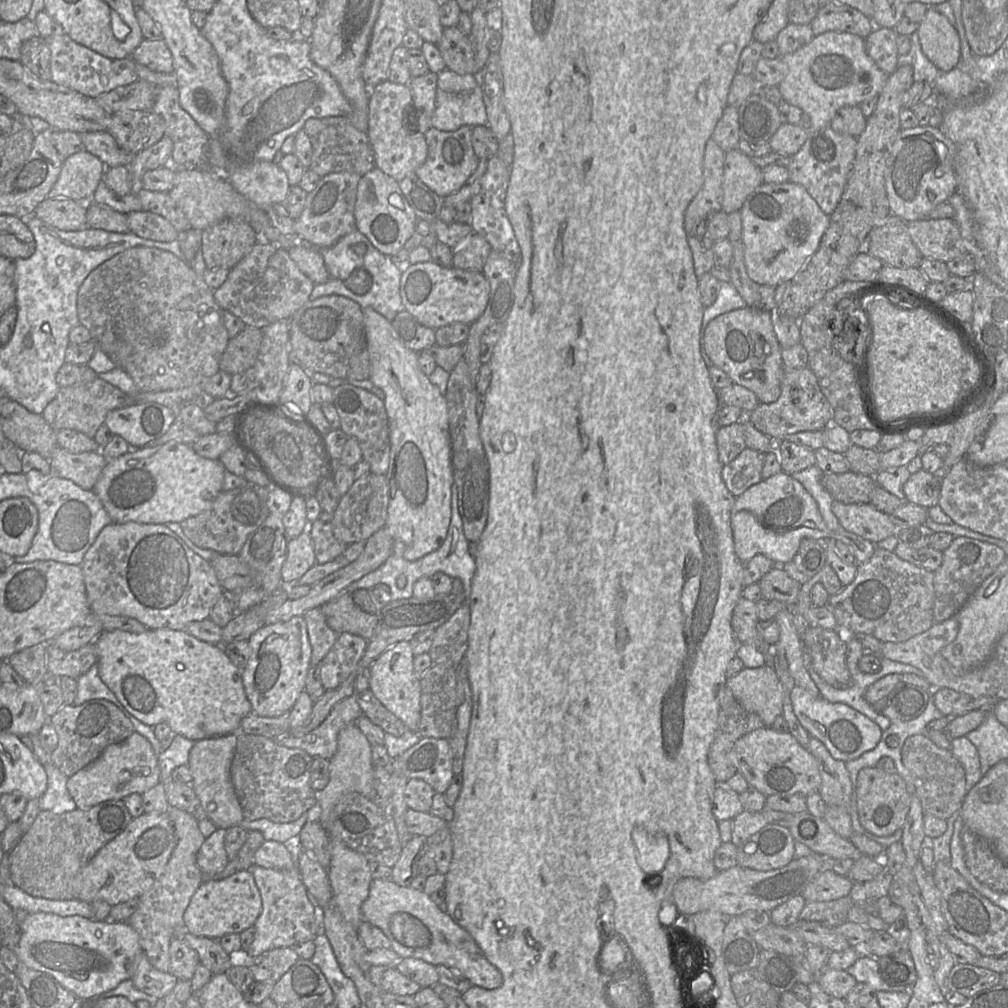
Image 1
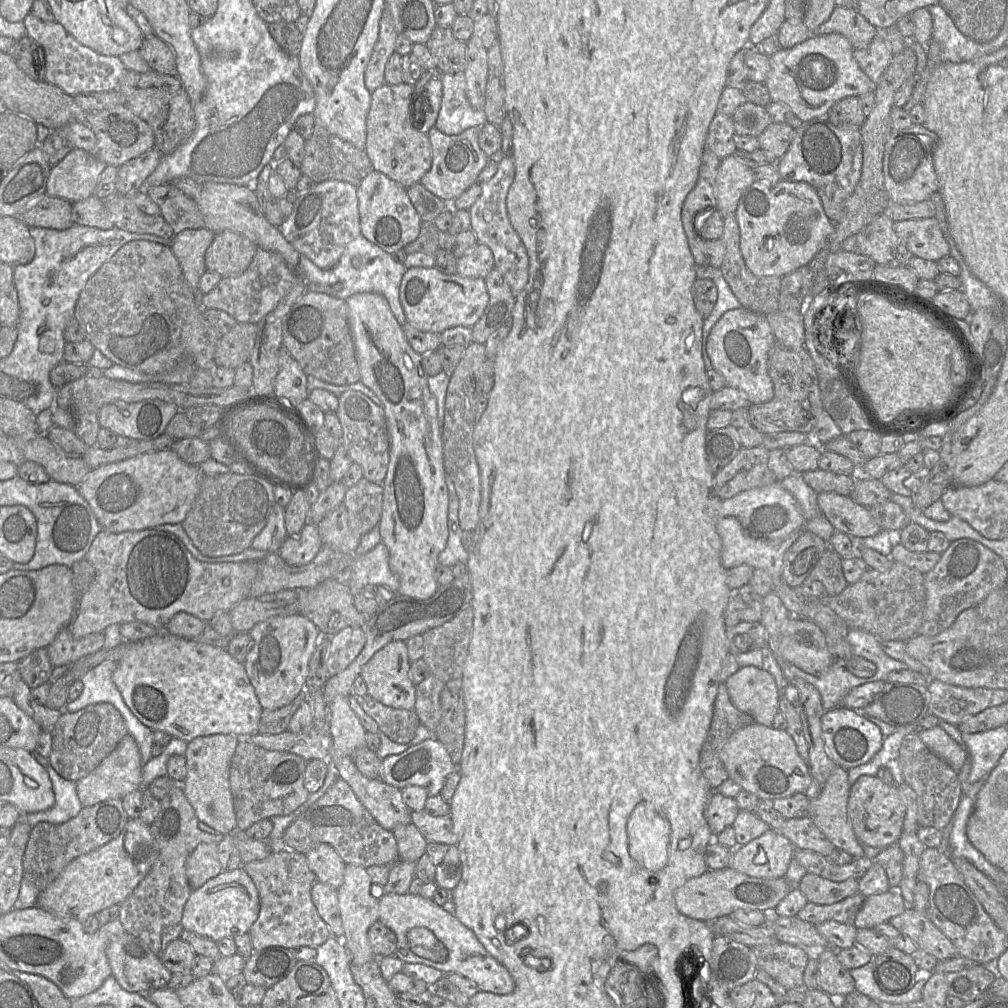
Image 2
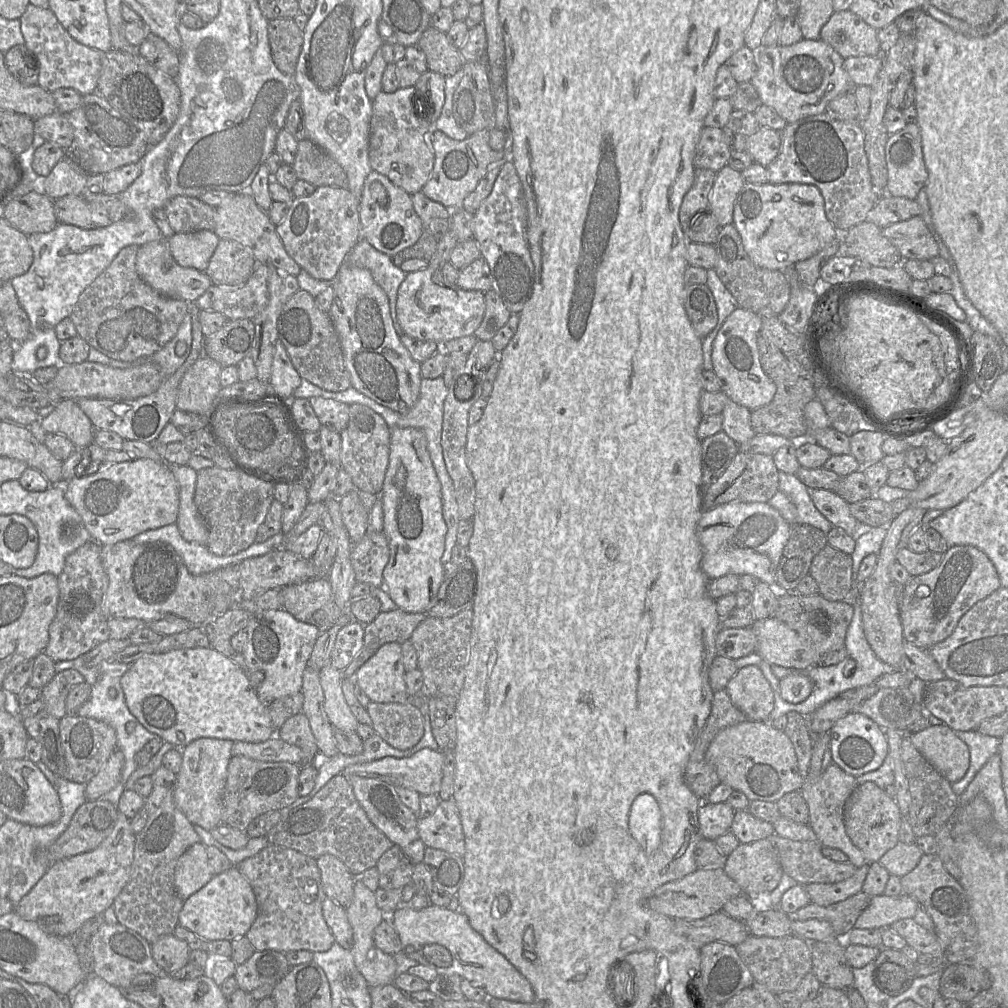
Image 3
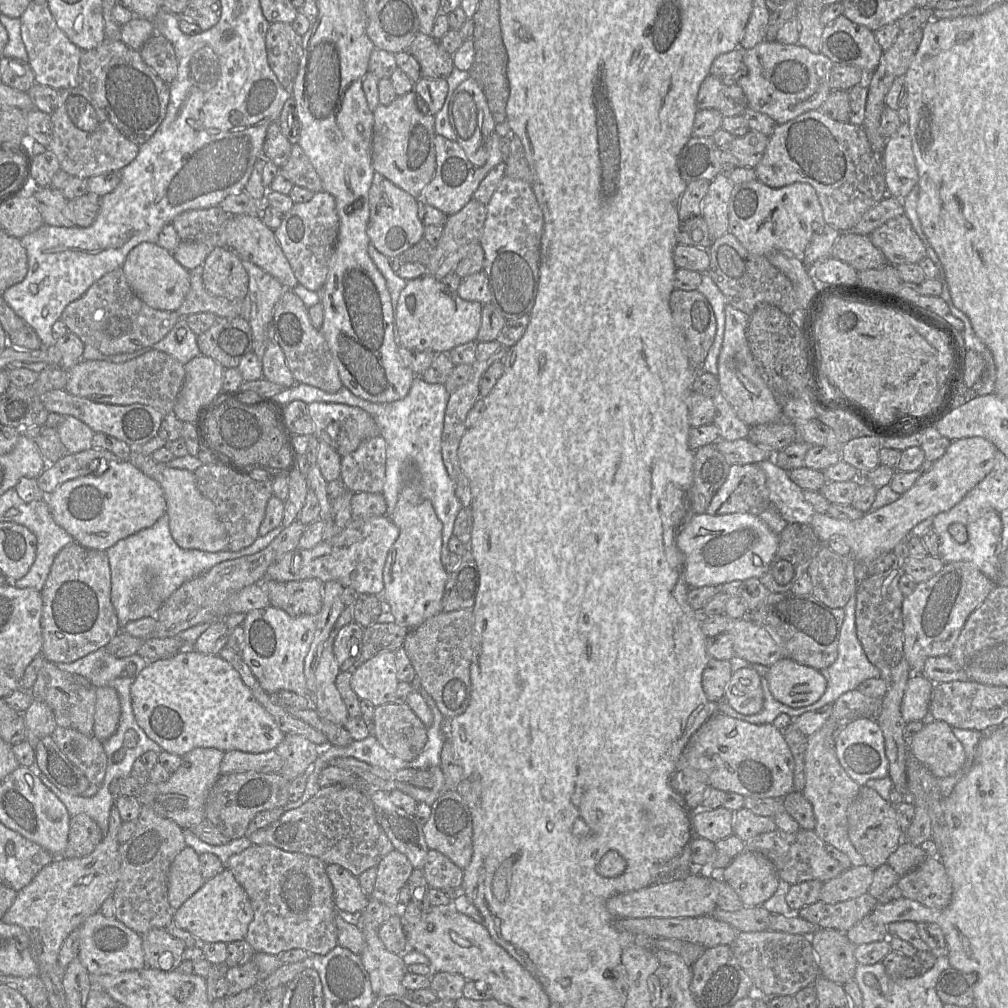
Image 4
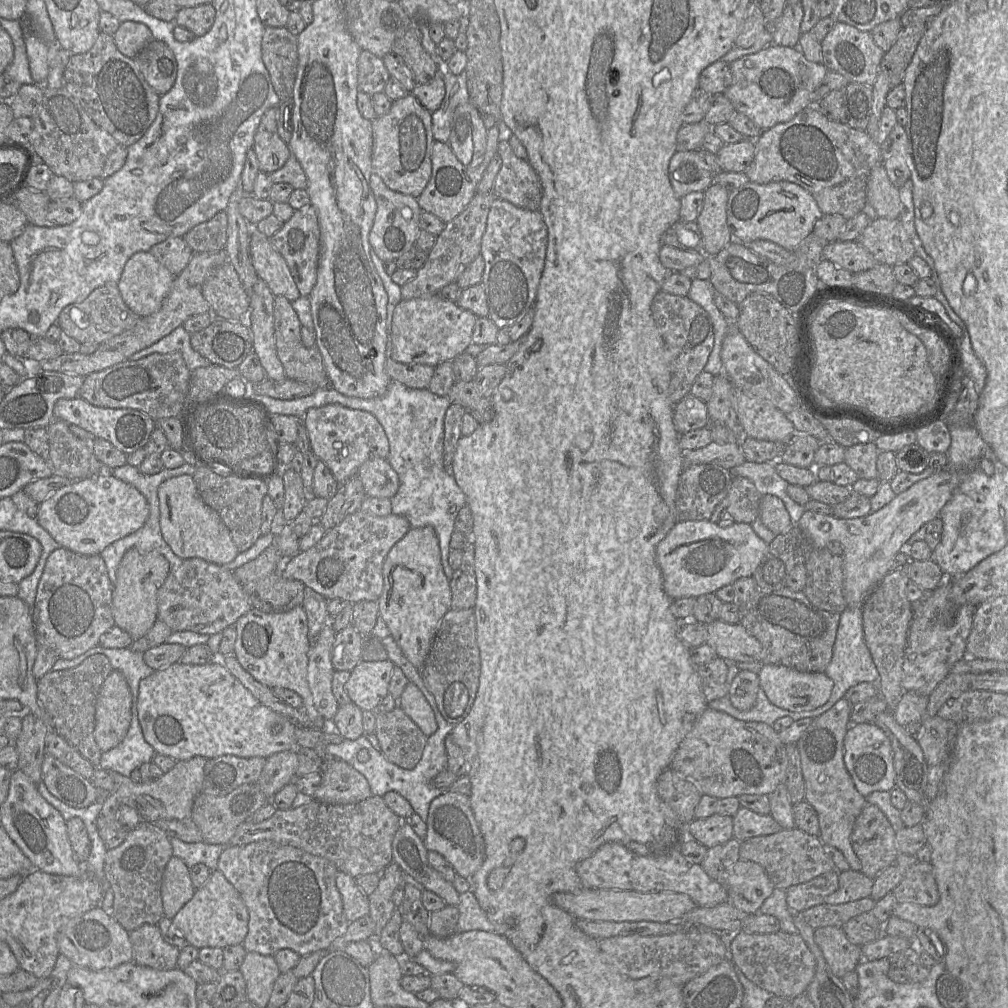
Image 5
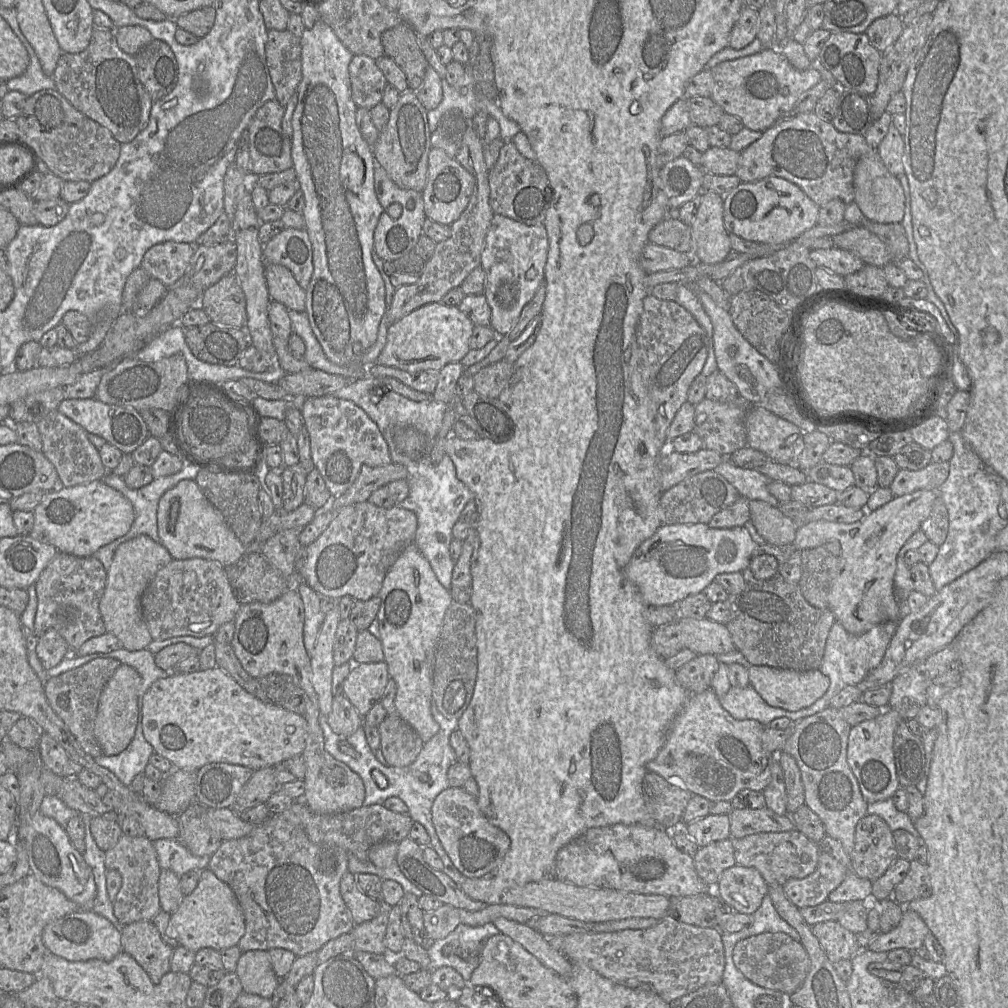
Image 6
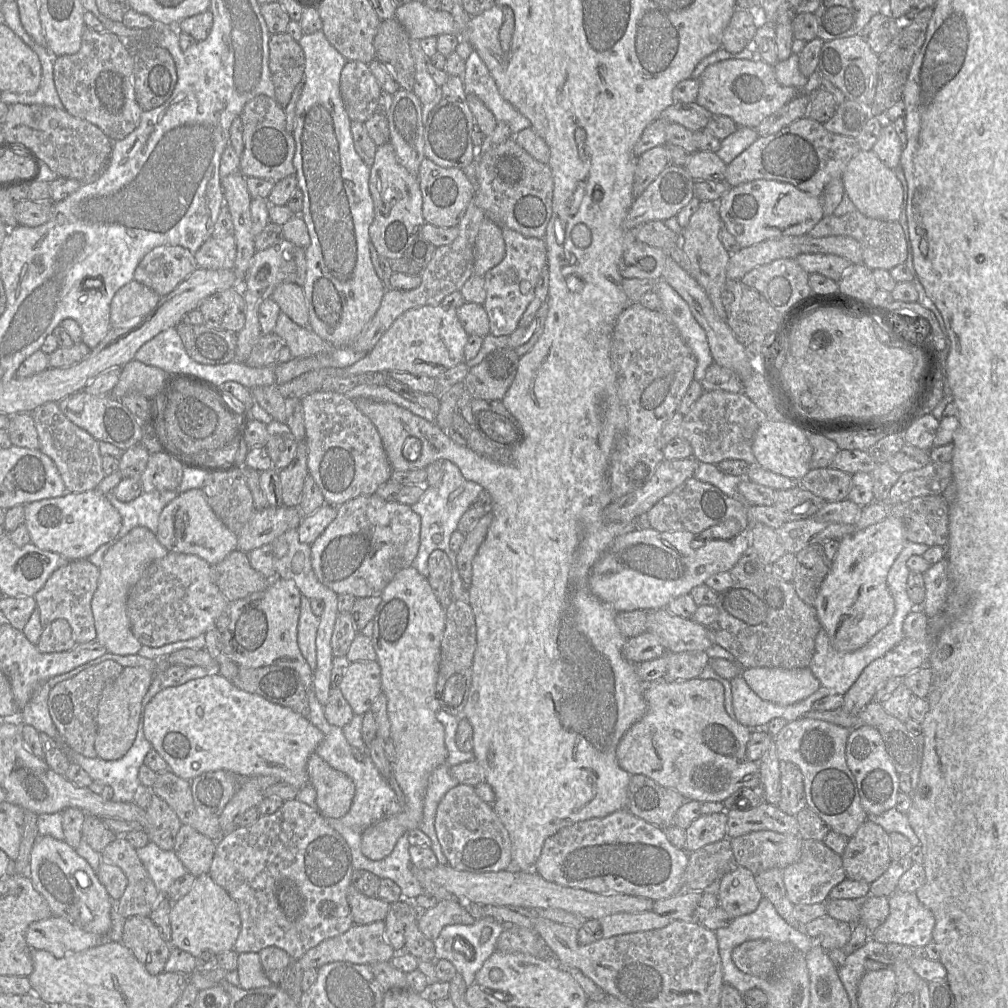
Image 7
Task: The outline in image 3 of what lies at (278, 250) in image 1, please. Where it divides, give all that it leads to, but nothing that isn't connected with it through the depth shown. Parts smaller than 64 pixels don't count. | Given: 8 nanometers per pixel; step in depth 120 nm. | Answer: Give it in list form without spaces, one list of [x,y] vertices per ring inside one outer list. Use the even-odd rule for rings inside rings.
[[[256,260],[256,268],[241,286],[209,287],[196,301],[200,310],[216,311],[228,320],[252,319],[262,312],[269,301],[270,266]]]

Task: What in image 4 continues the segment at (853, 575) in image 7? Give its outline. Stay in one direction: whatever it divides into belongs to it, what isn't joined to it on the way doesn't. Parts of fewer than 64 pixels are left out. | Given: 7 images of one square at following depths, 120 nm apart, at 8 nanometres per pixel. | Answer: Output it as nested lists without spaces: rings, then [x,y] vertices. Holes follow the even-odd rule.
[[[968,437],[951,441],[945,454],[934,462],[932,468],[922,474],[914,485],[898,500],[885,505],[875,511],[865,513],[863,517],[855,520],[834,519],[827,514],[815,513],[810,525],[814,529],[818,538],[826,544],[833,536],[842,536],[850,547],[850,556],[856,565],[862,565],[867,570],[868,565],[879,556],[892,552],[895,546],[902,540],[909,537],[911,530],[920,522],[927,518],[934,518],[942,512],[949,511],[958,504],[966,494],[976,487],[993,469],[994,458],[997,448],[993,443],[982,437]]]

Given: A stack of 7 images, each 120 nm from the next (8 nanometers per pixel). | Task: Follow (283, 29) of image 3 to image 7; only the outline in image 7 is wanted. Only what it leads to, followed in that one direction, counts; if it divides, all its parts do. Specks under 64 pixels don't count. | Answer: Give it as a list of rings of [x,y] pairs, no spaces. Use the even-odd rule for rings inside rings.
[[[287,32],[269,38],[269,68],[275,89],[275,99],[285,108],[292,93],[303,81],[304,52]]]

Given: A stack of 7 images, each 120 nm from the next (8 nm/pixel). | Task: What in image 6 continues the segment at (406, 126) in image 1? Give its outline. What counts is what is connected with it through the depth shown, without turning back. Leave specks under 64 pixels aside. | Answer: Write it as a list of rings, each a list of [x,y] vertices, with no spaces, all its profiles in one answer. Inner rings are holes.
[[[415,91],[402,92],[397,103],[390,108],[389,120],[372,147],[376,163],[385,169],[393,182],[401,188],[418,192],[422,192],[427,183],[428,156],[432,148],[427,112]]]

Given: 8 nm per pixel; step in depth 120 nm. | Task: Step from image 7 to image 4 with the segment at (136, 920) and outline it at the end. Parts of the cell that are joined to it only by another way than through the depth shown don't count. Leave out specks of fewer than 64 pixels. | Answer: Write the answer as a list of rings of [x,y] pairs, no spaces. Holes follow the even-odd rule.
[[[154,928],[140,935],[147,967],[172,972],[184,961],[186,944],[170,935],[166,929]]]

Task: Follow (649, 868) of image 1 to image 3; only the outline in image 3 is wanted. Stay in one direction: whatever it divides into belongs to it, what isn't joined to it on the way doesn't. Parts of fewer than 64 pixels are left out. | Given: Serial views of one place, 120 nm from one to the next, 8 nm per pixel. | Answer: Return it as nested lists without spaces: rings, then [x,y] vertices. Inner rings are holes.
[[[639,794],[633,800],[629,831],[646,853],[652,853],[658,848],[661,840],[661,811],[651,794]]]

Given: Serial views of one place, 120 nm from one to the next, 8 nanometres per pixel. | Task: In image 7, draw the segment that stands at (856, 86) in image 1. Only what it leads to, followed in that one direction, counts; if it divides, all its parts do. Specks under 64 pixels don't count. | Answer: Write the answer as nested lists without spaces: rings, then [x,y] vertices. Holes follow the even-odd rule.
[[[759,58],[728,59],[709,65],[699,76],[698,82],[695,103],[712,115],[730,117],[739,127],[755,128],[799,94],[811,94],[821,88],[821,74],[817,67],[802,90],[798,90],[780,85],[776,80],[774,67]]]

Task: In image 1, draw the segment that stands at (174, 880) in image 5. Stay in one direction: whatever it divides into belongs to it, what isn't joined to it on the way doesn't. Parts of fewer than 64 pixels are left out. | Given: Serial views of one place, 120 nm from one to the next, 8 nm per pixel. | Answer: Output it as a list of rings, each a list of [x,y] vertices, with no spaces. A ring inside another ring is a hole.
[[[217,828],[207,837],[197,853],[197,866],[203,876],[215,875],[228,864],[228,856],[224,846],[227,829]]]

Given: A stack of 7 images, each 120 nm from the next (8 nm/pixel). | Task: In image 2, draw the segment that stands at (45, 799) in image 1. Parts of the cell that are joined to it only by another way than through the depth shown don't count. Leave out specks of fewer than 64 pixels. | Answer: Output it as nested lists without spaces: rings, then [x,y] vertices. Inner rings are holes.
[[[45,766],[55,795],[54,805],[45,811],[21,814],[19,823],[35,826],[39,822],[61,824],[74,818],[83,808],[79,801],[76,782],[62,778],[51,766]]]

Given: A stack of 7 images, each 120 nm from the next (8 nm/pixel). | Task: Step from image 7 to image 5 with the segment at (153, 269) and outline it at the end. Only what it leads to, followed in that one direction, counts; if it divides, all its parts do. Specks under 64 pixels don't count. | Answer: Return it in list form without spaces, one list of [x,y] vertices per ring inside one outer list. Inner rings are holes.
[[[169,237],[152,246],[149,252],[174,276],[184,270],[194,254],[183,237]]]

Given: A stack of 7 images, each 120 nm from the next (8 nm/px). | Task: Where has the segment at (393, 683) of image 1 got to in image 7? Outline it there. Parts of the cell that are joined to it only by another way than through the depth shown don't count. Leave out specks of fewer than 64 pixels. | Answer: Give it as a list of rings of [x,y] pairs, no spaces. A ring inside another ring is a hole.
[[[376,660],[350,663],[340,682],[339,689],[354,714],[365,714],[382,692],[382,674],[379,662]]]

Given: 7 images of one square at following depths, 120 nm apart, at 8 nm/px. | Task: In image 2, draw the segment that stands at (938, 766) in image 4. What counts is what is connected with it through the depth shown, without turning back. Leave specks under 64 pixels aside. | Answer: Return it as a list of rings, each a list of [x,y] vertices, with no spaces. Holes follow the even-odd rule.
[[[939,725],[921,731],[918,735],[930,750],[959,773],[968,756],[967,751],[959,743],[951,738]]]

